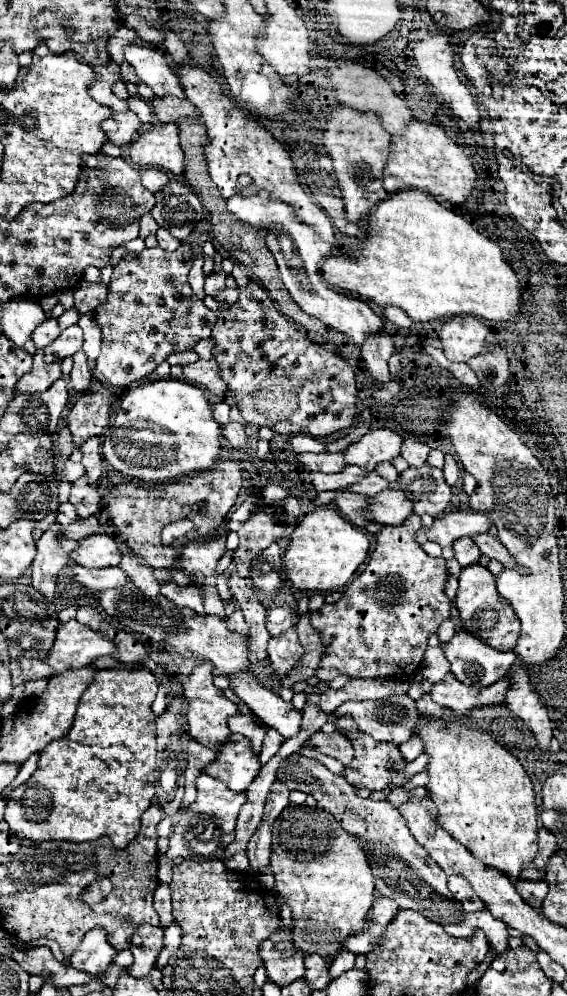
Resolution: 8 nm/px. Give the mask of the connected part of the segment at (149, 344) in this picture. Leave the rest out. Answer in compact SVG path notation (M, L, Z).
M181 245L177 251L167 253L159 247L143 249L137 257L123 257L119 265L113 267L113 277L109 281L109 297L103 305L93 311L95 321L103 331L103 347L93 369L93 377L111 387L127 387L131 381L139 381L153 373L159 363L163 363L171 353L193 349L195 343L211 335L217 315L205 307L203 299L195 297L187 281L193 263L193 251Z

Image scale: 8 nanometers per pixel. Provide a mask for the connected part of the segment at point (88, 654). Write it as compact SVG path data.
M71 619L69 623L59 625L55 645L51 647L45 663L49 663L57 673L63 673L69 667L87 667L101 655L113 655L115 649L115 641L107 635Z

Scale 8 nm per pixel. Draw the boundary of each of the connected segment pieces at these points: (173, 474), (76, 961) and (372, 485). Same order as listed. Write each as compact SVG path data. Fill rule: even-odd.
M159 379L139 385L121 399L117 415L109 425L109 431L103 435L103 455L123 477L137 479L147 485L157 485L211 469L221 453L221 431L223 425L213 419L213 407L203 397L199 387L177 379Z
M95 927L87 931L83 937L83 943L77 947L77 951L71 955L73 967L91 967L93 977L103 977L107 965L117 955L117 949L109 943L107 931L103 927Z
M377 471L367 473L367 475L363 477L363 481L359 481L359 483L355 483L355 485L351 485L351 487L349 487L349 491L365 493L365 495L369 495L369 497L373 497L373 495L377 495L377 493L385 491L385 489L389 489L389 481L387 481L387 479L383 479Z

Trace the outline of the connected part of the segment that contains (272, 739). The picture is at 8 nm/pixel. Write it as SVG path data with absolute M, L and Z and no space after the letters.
M267 727L267 735L261 745L261 753L259 753L259 761L265 765L279 751L281 743L283 743L283 737L279 737L279 733L275 733L275 729Z

